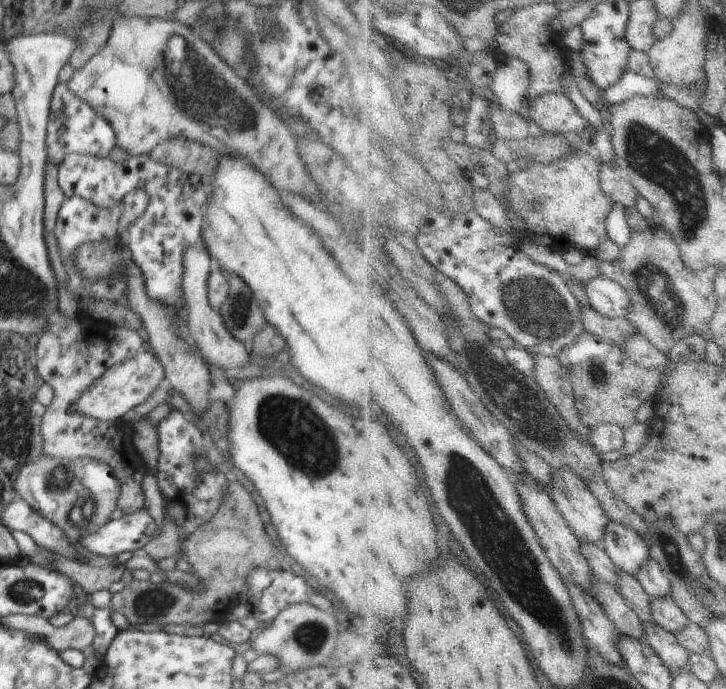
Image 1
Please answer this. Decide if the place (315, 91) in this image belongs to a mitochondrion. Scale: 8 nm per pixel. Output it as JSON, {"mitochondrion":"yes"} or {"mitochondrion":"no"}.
{"mitochondrion":"no"}

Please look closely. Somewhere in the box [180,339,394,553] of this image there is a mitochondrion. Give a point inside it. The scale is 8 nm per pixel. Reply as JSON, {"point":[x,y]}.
{"point":[290,431]}

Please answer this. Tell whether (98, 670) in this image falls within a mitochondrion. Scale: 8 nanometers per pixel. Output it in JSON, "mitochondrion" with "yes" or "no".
{"mitochondrion":"no"}

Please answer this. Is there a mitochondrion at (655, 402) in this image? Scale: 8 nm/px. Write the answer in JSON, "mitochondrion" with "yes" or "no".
{"mitochondrion":"no"}

